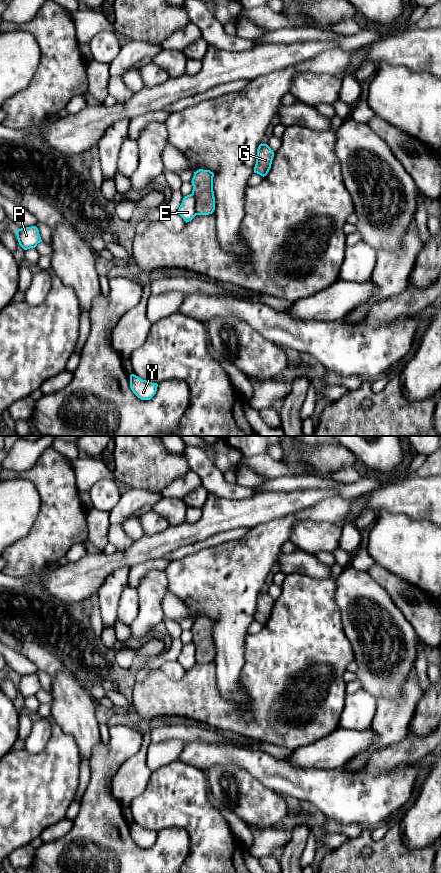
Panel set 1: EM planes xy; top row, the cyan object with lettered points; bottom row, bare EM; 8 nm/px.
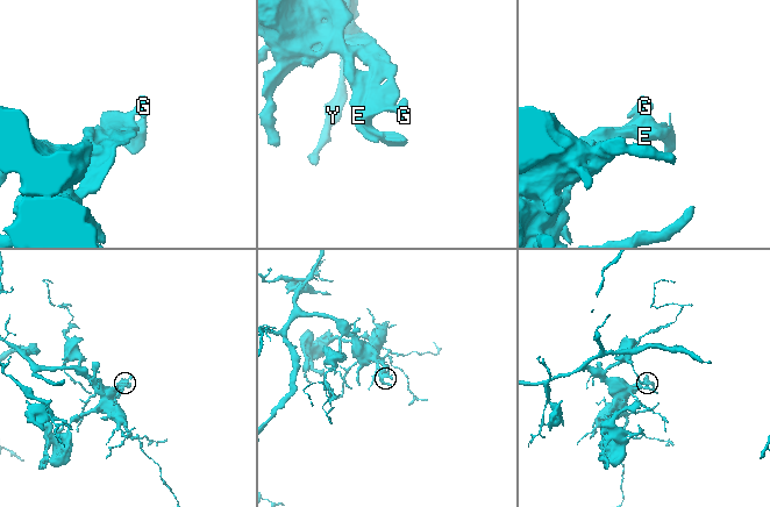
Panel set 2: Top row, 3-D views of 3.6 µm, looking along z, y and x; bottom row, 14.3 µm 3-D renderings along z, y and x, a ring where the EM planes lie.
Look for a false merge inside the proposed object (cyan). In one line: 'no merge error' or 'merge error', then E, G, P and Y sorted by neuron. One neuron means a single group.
merge error | E P Y / G

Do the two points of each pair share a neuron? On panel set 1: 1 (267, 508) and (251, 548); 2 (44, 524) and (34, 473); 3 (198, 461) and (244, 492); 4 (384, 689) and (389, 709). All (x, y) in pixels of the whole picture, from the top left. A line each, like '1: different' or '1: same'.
1: different
2: same
3: same
4: different

